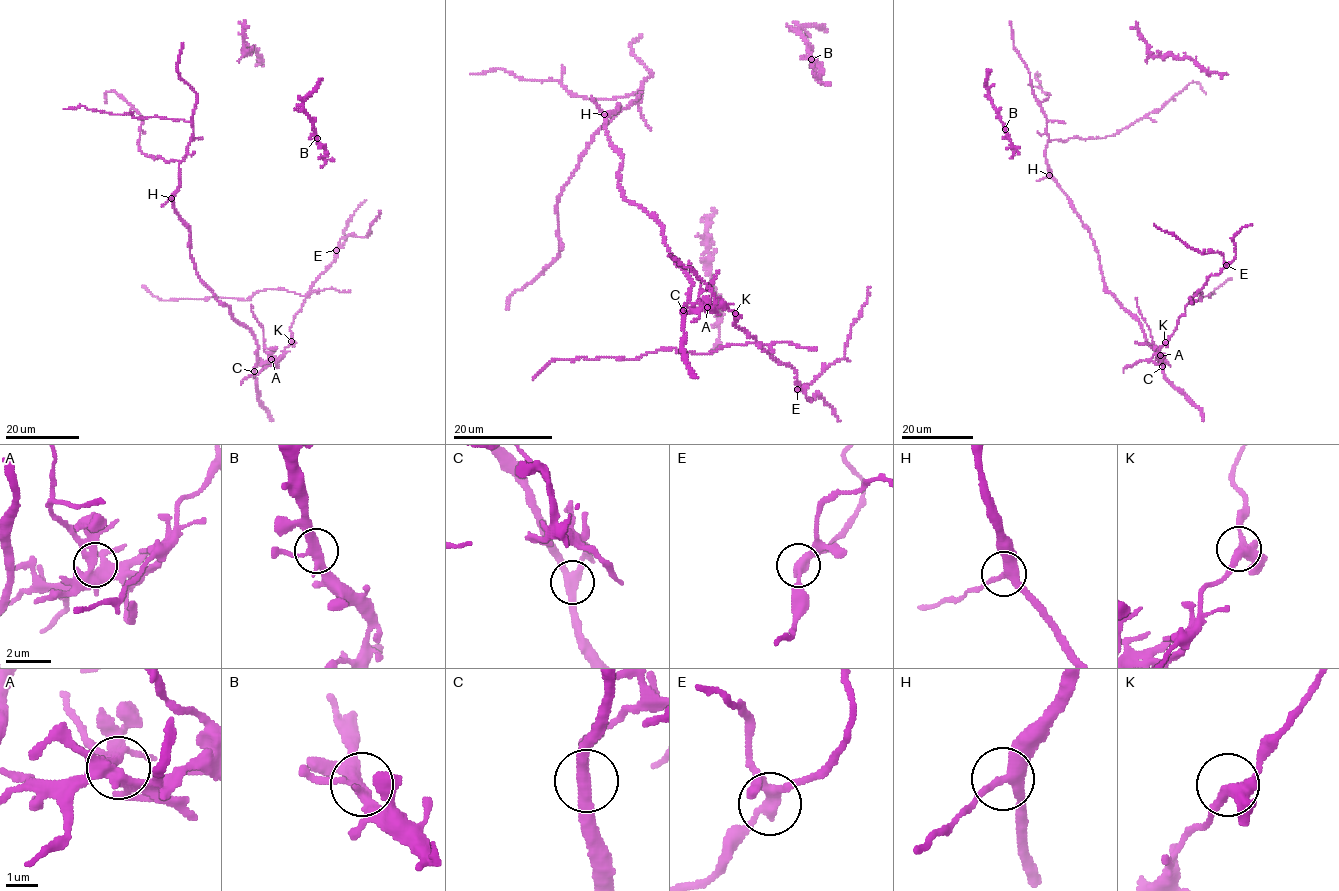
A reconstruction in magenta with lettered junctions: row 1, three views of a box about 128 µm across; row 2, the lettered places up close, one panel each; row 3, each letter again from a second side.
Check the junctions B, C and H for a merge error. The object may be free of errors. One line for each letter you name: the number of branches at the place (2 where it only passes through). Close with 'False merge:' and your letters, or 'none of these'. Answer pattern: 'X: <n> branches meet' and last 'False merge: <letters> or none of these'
C: 3 branches meet
False merge: C

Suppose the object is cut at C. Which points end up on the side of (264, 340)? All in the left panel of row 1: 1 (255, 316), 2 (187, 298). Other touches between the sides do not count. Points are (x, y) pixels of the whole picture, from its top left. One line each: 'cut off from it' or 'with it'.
1: with it
2: with it

